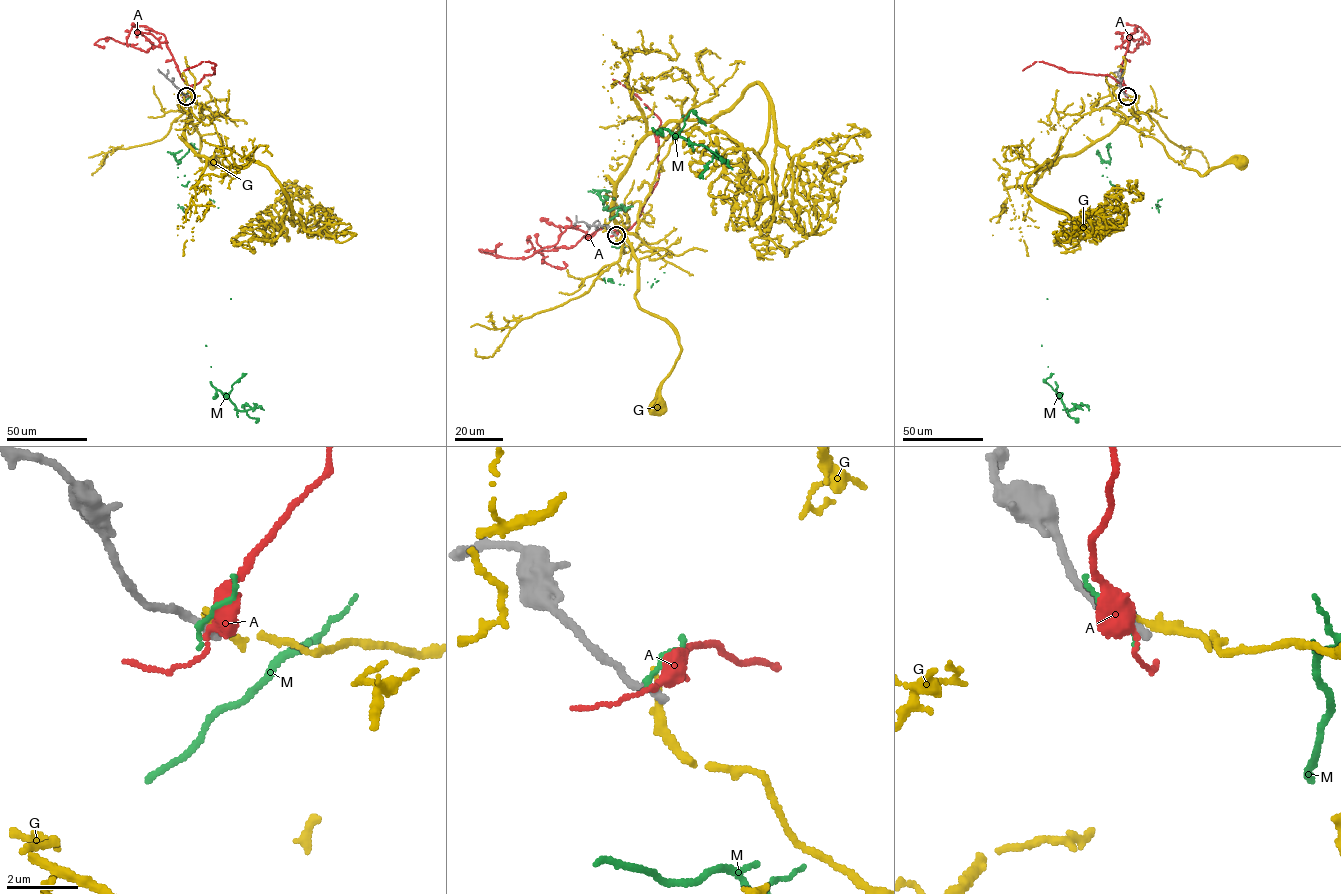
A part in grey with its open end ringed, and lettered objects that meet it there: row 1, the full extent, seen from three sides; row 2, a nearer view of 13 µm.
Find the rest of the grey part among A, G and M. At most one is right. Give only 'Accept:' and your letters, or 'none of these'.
Accept: none of these

